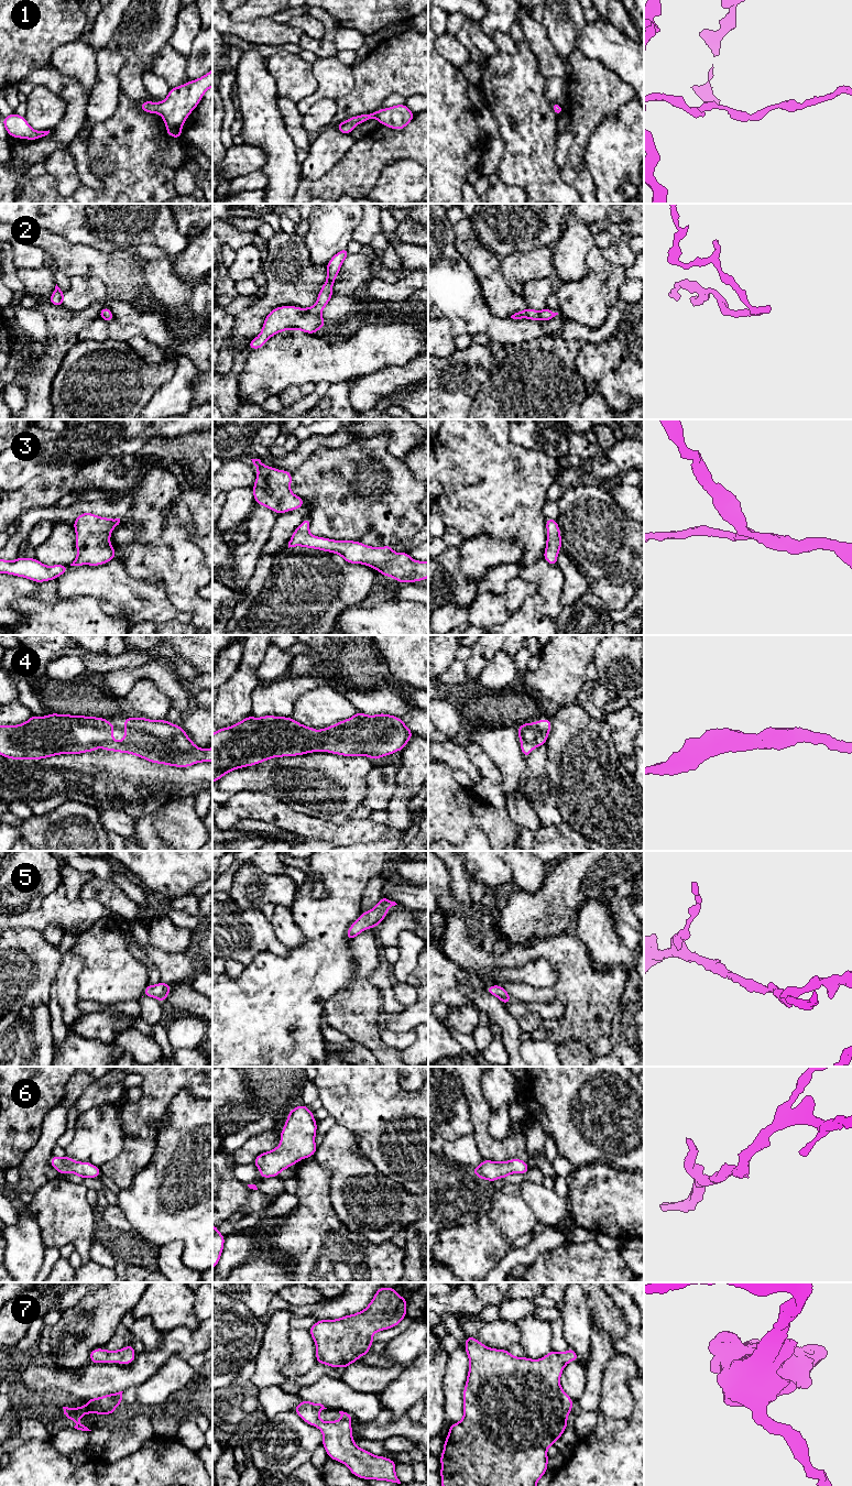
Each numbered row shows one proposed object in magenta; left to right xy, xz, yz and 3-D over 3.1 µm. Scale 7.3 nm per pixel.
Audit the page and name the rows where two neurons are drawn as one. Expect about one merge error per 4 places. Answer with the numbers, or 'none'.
none

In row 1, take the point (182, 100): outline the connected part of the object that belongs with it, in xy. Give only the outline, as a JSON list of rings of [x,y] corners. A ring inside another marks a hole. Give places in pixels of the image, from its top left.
[[[212,69],[198,79],[171,88],[165,100],[143,101],[140,108],[149,113],[161,114],[166,124],[166,133],[181,139],[184,122],[210,87],[212,87]]]

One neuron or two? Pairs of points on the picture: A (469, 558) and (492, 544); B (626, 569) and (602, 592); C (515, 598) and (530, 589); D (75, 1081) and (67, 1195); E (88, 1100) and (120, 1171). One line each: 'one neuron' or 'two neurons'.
A: one neuron
B: two neurons
C: one neuron
D: two neurons
E: two neurons

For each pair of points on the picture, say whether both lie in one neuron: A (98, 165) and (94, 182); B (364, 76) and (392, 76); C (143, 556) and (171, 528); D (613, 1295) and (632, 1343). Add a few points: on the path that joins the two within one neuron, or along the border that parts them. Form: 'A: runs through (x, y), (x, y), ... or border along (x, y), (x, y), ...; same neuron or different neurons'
A: border along (89, 162), (89, 168), (97, 177); different neurons
B: runs through (371, 76), (385, 76); same neuron
C: runs through (150, 549), (164, 535); same neuron
D: runs through (625, 1307), (632, 1317), (632, 1331); same neuron

